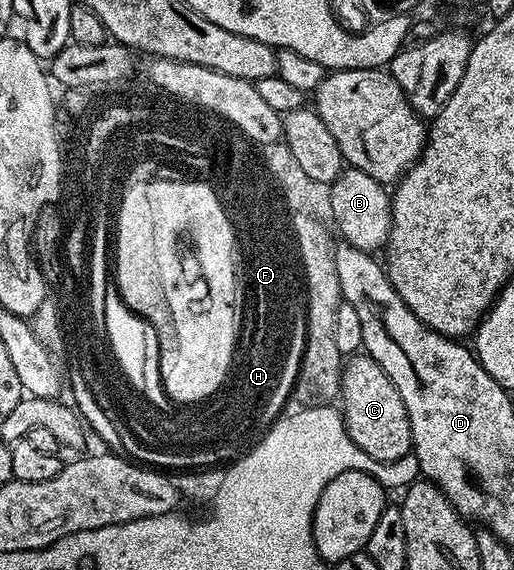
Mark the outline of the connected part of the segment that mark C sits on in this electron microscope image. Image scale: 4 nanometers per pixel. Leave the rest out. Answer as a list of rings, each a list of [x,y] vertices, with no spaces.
[[[359,353],[345,364],[342,373],[342,393],[340,396],[342,420],[346,422],[346,431],[376,461],[395,463],[400,457],[411,454],[412,425],[408,421],[408,409],[404,409],[404,400],[396,393],[396,385],[376,365],[376,361],[365,353]]]

